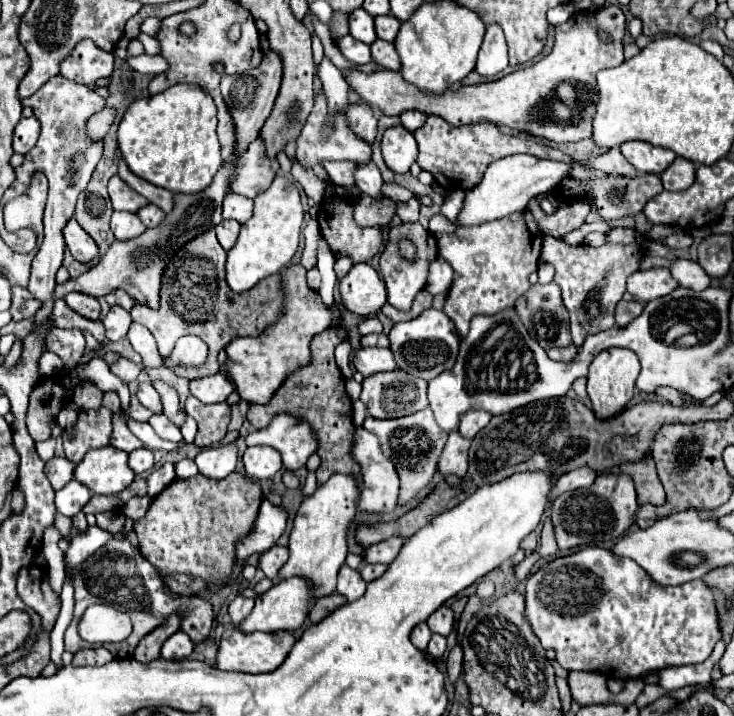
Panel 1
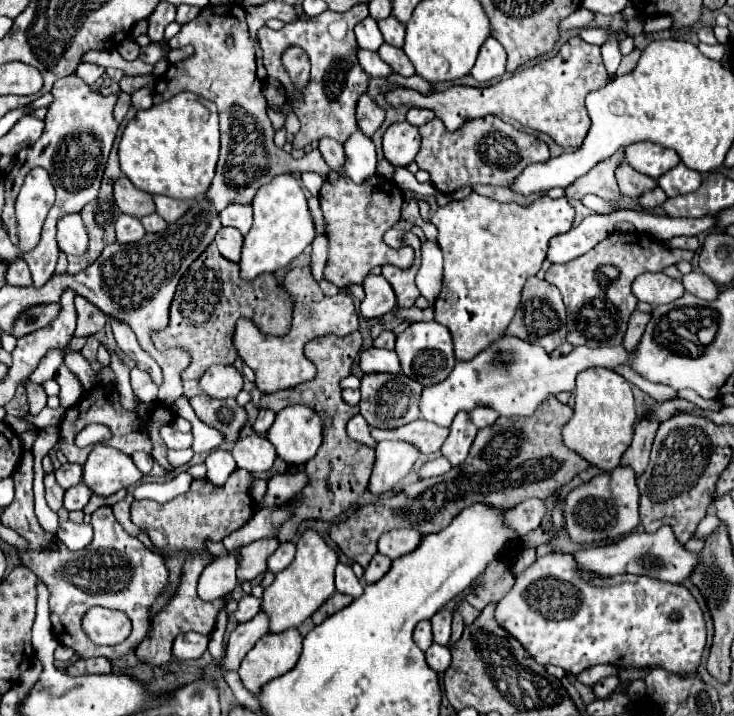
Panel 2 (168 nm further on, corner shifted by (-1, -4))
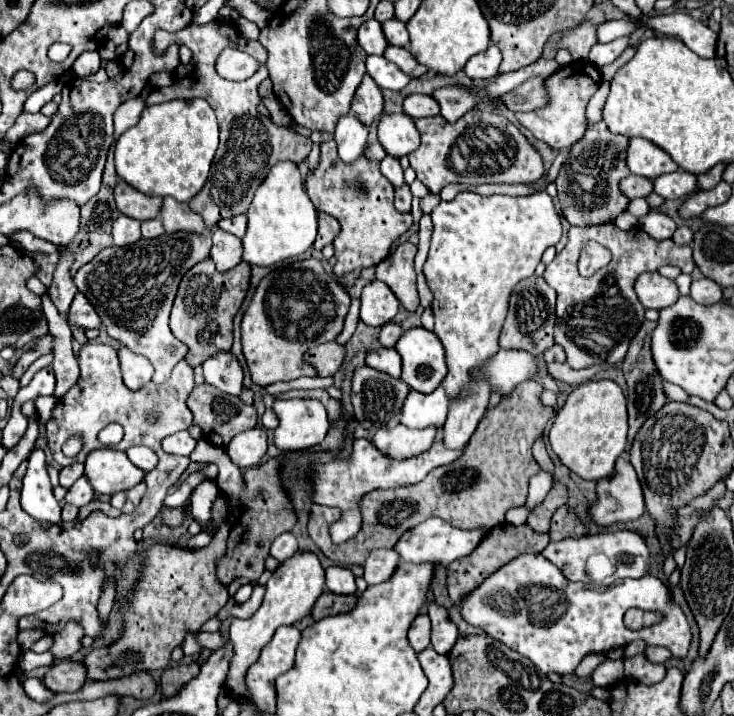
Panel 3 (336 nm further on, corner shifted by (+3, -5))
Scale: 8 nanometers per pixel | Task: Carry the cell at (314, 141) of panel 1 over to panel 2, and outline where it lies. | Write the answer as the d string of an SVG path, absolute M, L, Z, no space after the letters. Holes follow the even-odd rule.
M357 4L345 14L337 14L331 10L321 12L315 18L309 20L297 20L291 24L285 24L281 30L269 30L263 26L257 32L257 38L263 48L263 64L269 78L275 78L283 84L287 90L287 96L295 96L297 88L293 86L291 78L287 76L281 56L289 46L299 46L305 50L305 54L311 60L311 78L309 84L301 90L301 96L293 100L293 112L297 114L301 122L301 130L293 140L293 148L307 148L311 142L319 138L335 138L339 142L347 140L351 132L355 132L355 106L359 96L367 90L371 76L363 72L363 68L357 62L357 40L353 34L353 28L357 22L361 22L369 14L367 4Z

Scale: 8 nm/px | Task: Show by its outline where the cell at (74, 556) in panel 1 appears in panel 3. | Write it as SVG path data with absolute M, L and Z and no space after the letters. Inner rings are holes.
M37 447L29 457L29 467L23 477L21 507L39 521L63 525L61 505L53 497L53 487L45 471L45 453L41 447Z

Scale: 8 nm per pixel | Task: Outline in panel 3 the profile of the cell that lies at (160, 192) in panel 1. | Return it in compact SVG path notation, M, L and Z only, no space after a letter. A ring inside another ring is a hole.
M171 197L163 199L161 221L163 221L165 231L193 231L193 233L207 231L201 215L193 213L187 203L179 203Z

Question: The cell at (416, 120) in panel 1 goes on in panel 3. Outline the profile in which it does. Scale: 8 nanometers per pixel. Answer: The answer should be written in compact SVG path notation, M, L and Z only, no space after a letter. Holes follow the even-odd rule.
M413 93L405 99L405 113L411 119L423 119L423 117L435 117L439 115L439 105L433 97L429 95L419 95Z

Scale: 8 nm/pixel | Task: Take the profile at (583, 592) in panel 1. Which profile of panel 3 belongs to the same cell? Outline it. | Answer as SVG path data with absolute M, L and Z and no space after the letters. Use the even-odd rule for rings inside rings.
M539 553L519 555L511 565L503 565L503 569L487 577L461 601L461 615L467 623L481 627L493 639L531 659L541 673L555 671L559 675L571 675L585 655L621 649L633 641L643 641L647 647L667 647L675 659L685 659L691 645L687 617L661 579L647 575L623 579L613 587L601 589L567 581L567 577ZM631 607L661 611L665 619L659 625L631 631L623 625L623 615Z

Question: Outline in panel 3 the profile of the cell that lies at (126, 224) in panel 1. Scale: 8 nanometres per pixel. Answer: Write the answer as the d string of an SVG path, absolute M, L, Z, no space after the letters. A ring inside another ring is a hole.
M119 215L113 221L113 241L115 241L115 245L131 245L139 239L141 239L139 221L135 221L127 215Z

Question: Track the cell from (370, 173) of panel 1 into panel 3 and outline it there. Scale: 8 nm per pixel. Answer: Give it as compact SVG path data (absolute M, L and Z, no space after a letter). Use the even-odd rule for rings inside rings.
M345 115L337 123L335 143L339 147L339 157L345 163L353 163L365 151L365 145L367 145L367 127L363 123L359 123L353 115Z

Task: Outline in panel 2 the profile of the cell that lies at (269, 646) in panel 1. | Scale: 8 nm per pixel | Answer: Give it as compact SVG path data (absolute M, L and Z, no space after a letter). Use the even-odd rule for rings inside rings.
M297 628L281 634L265 634L241 662L239 676L243 686L251 694L259 694L269 680L289 672L297 664L299 654L301 634Z

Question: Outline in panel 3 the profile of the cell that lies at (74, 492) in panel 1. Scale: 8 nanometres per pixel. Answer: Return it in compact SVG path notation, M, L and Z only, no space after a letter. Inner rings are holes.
M81 477L81 479L77 479L75 481L75 485L67 491L67 495L65 495L65 503L67 505L75 505L75 507L83 507L83 505L87 505L91 499L93 499L93 487L89 485L89 481L87 481L87 477Z

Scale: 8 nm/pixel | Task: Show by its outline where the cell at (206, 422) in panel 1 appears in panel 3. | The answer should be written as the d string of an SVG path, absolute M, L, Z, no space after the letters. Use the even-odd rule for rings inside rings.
M201 385L201 387L195 387L187 399L187 405L189 409L193 411L193 425L199 425L201 431L203 431L203 437L213 443L215 447L221 447L225 449L229 445L229 441L241 433L241 431L247 431L251 427L257 425L257 417L255 417L255 409L253 405L245 405L241 403L239 397L233 397L233 395L227 395L211 385Z

